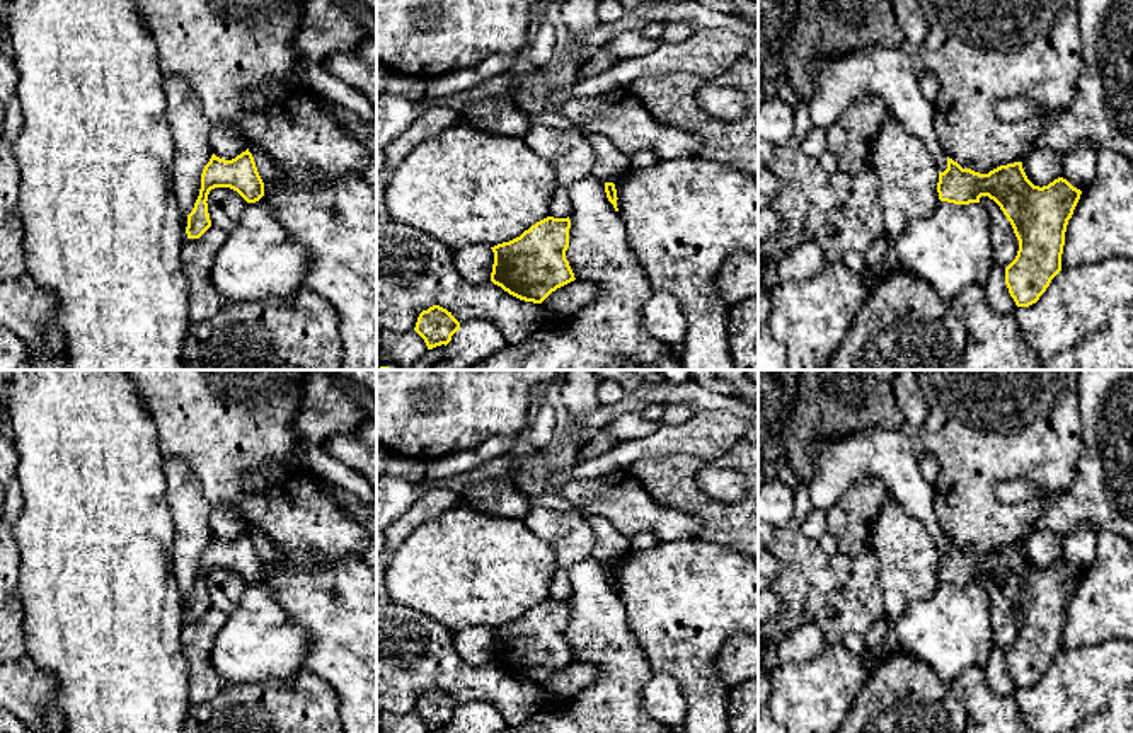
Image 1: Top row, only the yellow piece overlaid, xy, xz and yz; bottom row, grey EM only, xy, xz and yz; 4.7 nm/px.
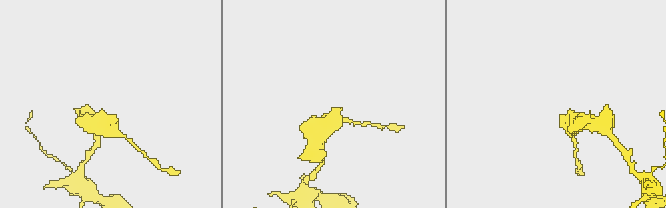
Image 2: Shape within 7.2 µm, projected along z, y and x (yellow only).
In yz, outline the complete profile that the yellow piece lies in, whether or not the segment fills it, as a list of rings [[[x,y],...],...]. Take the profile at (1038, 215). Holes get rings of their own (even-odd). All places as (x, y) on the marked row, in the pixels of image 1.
[[[947,157],[937,193],[940,201],[954,205],[980,203],[988,196],[1000,206],[1019,240],[1017,256],[1005,268],[1005,285],[1017,307],[1036,303],[1061,271],[1067,225],[1082,191],[1063,177],[1034,186],[1022,162],[980,174]]]

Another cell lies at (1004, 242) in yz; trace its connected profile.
[[[981,196],[980,205],[983,205],[992,216],[993,261],[1005,269],[1017,256],[1019,240],[1010,222],[993,199],[990,199],[988,196]]]

